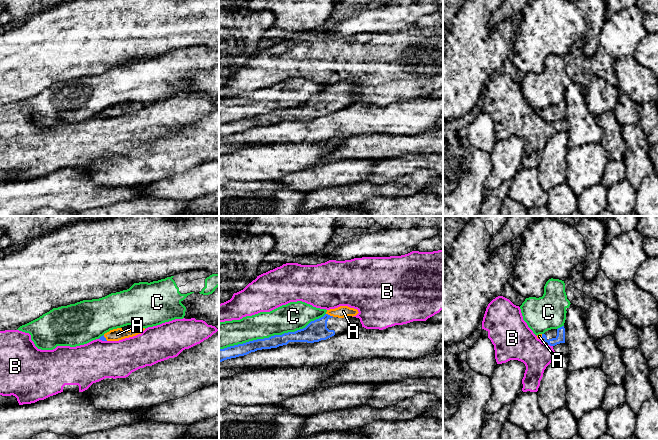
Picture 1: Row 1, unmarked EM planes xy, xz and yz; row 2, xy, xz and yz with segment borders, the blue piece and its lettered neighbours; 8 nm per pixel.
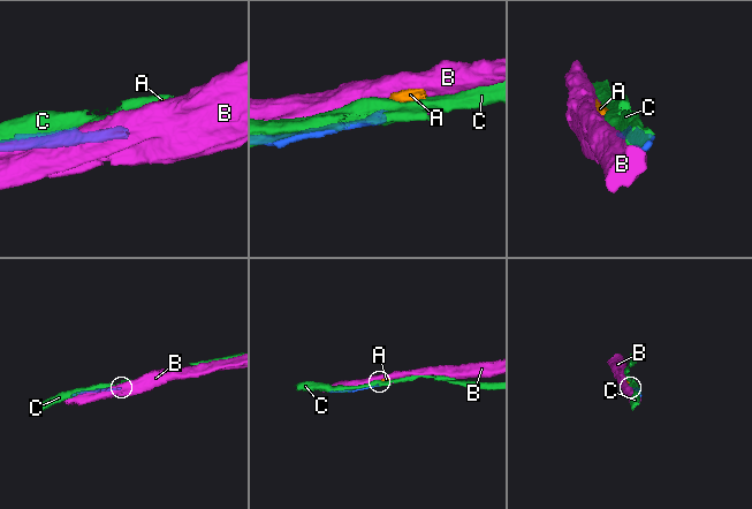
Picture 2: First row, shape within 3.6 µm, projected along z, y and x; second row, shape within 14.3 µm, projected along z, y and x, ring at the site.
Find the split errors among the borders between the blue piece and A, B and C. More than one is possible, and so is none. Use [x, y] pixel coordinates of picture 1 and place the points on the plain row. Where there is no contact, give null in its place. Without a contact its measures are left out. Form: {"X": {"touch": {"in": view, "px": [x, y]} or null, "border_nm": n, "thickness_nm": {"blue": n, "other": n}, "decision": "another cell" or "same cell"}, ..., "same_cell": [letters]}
{"A": {"touch": {"in": "xz", "px": [329, 91]}, "border_nm": 70, "thickness_nm": {"blue": 170, "other": 100}, "decision": "same cell"}, "B": {"touch": {"in": "yz", "px": [550, 121]}, "border_nm": 40, "thickness_nm": {"blue": 80, "other": 280}, "decision": "another cell"}, "C": {"touch": {"in": "xz", "px": [272, 112]}, "border_nm": 900, "thickness_nm": {"blue": 110, "other": 220}, "decision": "another cell"}, "same_cell": ["A"]}

